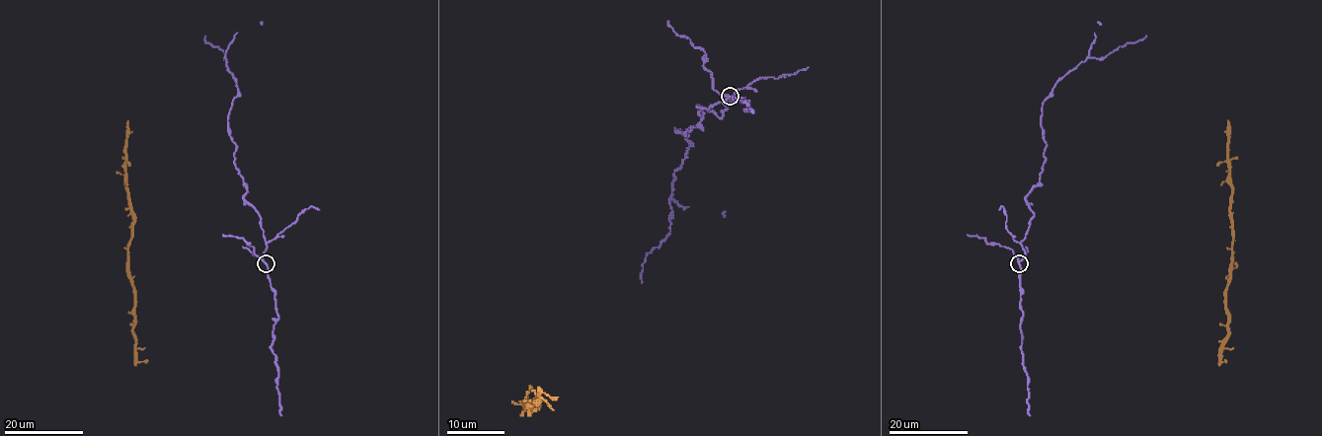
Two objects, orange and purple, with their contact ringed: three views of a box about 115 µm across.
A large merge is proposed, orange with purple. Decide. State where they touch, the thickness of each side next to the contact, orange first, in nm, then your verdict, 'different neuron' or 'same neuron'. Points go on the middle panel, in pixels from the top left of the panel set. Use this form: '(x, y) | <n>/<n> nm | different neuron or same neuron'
(730, 96) | 70/240 nm | same neuron

